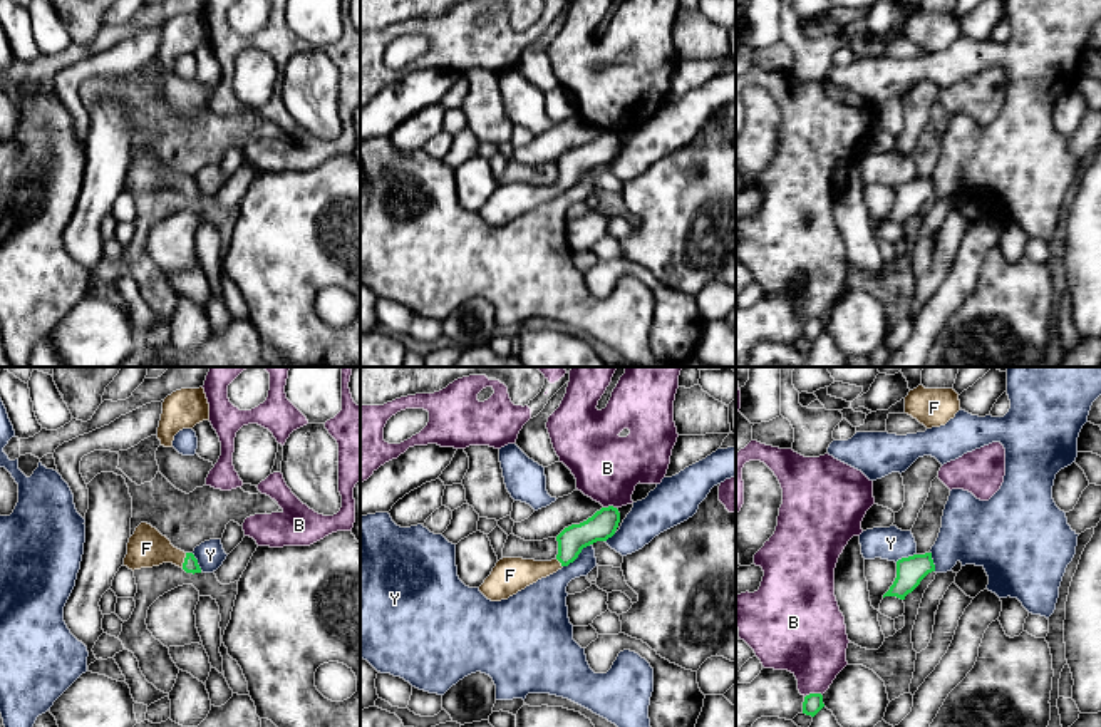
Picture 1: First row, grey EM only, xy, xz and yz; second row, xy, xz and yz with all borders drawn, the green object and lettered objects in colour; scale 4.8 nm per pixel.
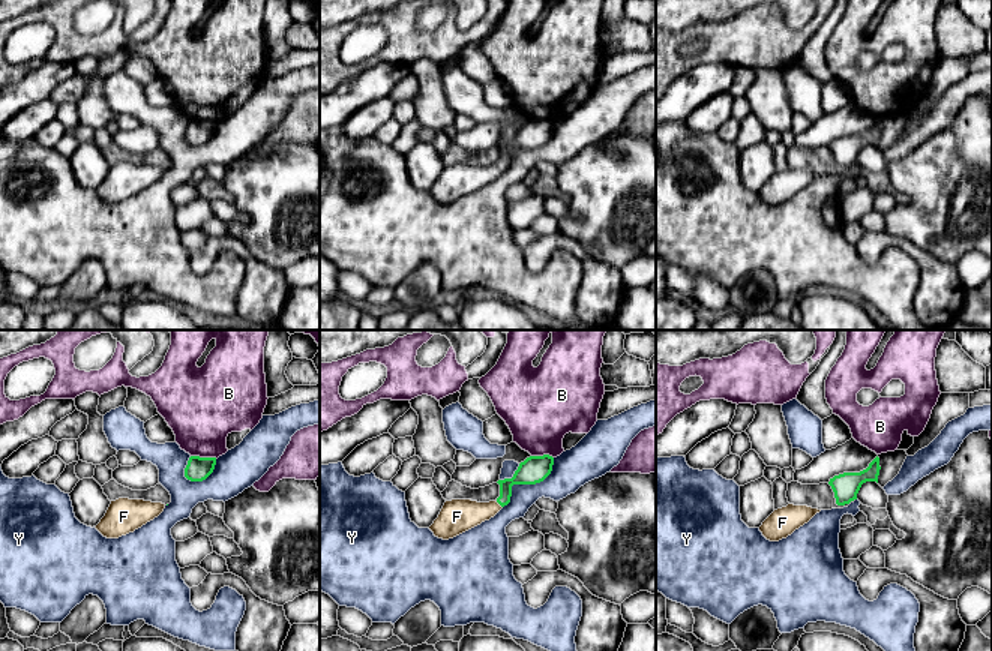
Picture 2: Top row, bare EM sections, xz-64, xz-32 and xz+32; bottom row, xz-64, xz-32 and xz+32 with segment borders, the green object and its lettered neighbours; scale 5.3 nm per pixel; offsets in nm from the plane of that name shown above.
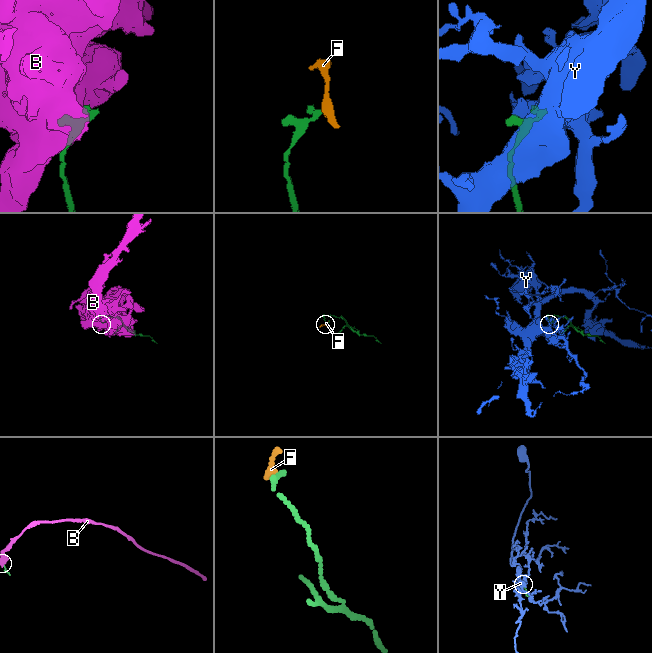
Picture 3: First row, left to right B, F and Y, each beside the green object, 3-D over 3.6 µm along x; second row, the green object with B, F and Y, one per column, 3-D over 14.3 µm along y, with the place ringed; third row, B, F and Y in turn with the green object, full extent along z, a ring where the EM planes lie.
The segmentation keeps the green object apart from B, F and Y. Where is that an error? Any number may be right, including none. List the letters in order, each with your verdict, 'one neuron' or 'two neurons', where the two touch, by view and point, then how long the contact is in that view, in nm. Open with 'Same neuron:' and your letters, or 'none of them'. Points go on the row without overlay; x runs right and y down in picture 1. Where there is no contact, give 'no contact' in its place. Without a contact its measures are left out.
Same neuron: F
B: two neurons | yz (813, 319) | 90 nm
F: one neuron | xy (185, 185) | 80 nm
Y: two neurons | xz (577, 181) | 180 nm

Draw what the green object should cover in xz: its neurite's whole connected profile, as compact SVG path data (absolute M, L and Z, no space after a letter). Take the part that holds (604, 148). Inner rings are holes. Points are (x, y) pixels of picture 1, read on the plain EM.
M602 132L587 146L571 149L556 161L558 179L555 184L535 186L523 183L503 183L479 211L479 216L491 226L508 224L538 204L546 203L573 188L583 173L612 162L618 147L620 137L617 132Z

